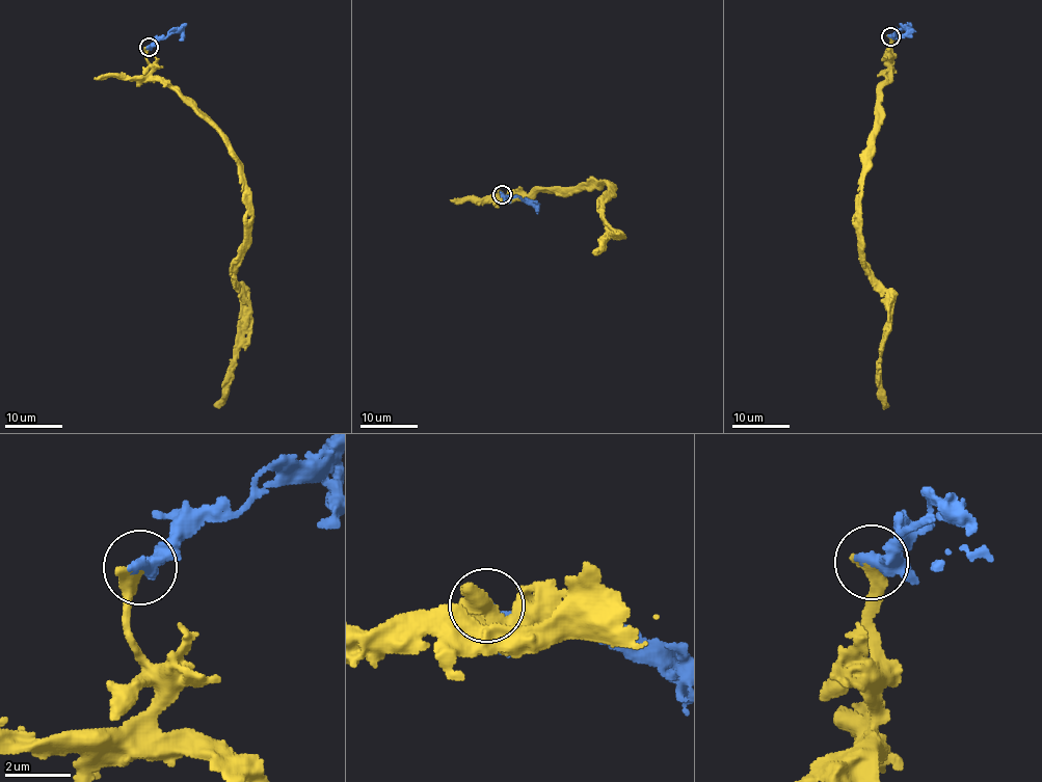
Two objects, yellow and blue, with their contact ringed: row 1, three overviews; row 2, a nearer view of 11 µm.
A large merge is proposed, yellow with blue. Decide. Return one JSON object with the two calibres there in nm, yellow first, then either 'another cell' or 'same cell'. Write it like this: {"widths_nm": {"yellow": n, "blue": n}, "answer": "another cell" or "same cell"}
{"widths_nm": {"yellow": 500, "blue": 340}, "answer": "same cell"}

